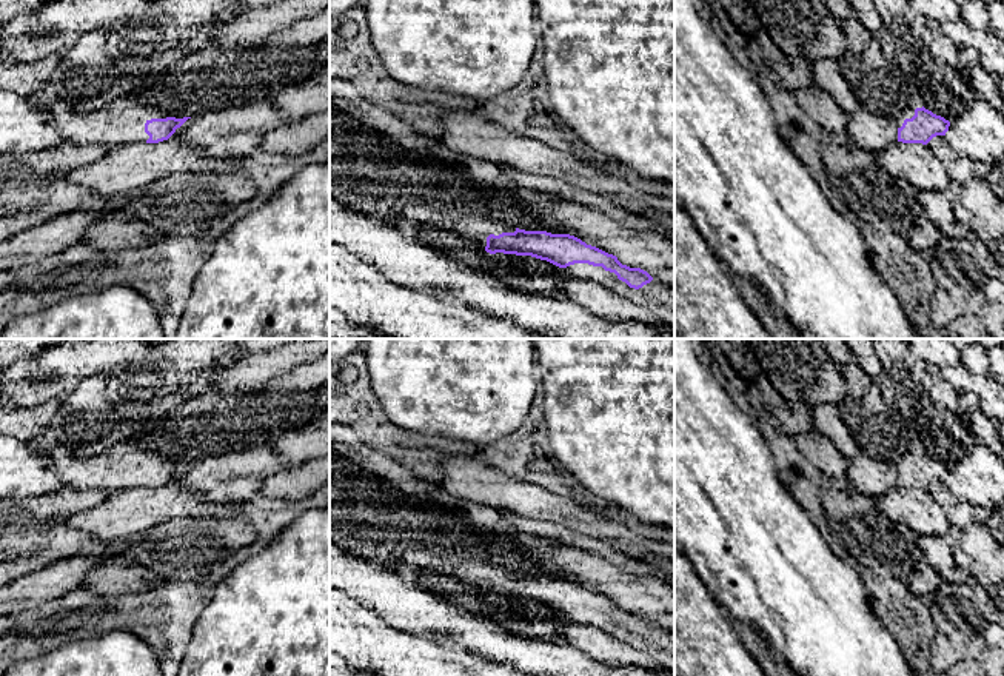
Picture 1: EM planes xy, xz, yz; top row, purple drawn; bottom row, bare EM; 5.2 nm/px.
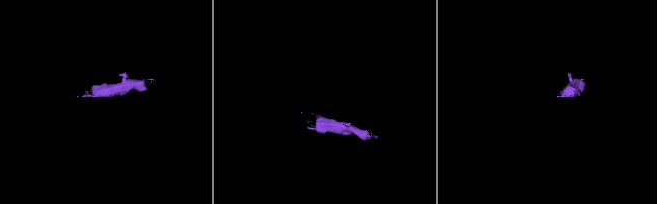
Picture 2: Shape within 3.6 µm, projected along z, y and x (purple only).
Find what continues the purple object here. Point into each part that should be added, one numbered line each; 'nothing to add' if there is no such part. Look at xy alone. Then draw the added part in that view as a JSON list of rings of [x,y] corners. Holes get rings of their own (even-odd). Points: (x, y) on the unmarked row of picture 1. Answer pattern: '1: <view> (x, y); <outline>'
1: xy (117, 468); [[[126,443],[112,447],[89,457],[59,456],[51,470],[62,479],[66,490],[120,491],[142,488],[149,484],[145,468],[151,463],[166,463],[156,451],[131,450]]]

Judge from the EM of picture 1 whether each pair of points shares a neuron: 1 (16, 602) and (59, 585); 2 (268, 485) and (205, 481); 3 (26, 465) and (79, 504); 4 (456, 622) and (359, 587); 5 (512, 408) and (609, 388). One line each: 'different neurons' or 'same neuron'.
1: same neuron
2: different neurons
3: different neurons
4: same neuron
5: different neurons

